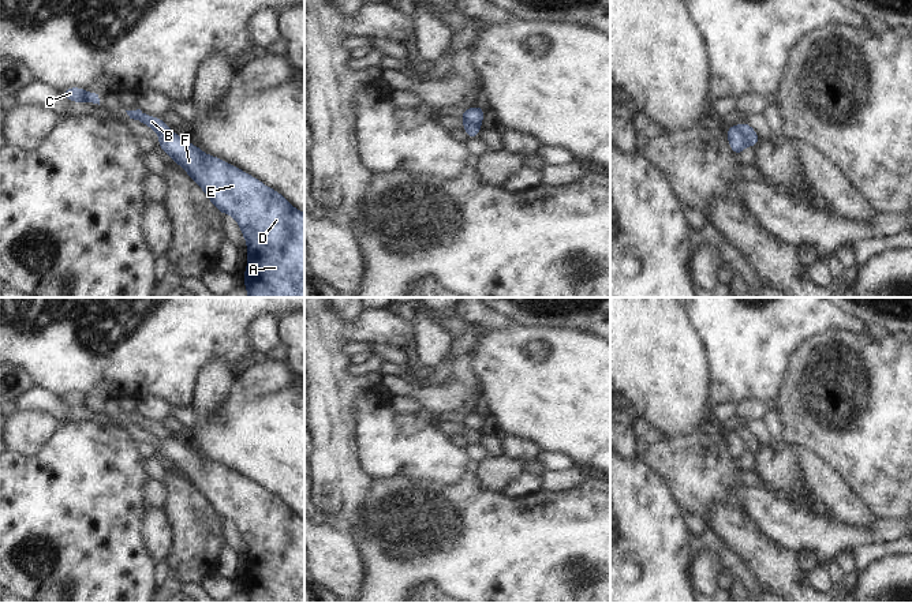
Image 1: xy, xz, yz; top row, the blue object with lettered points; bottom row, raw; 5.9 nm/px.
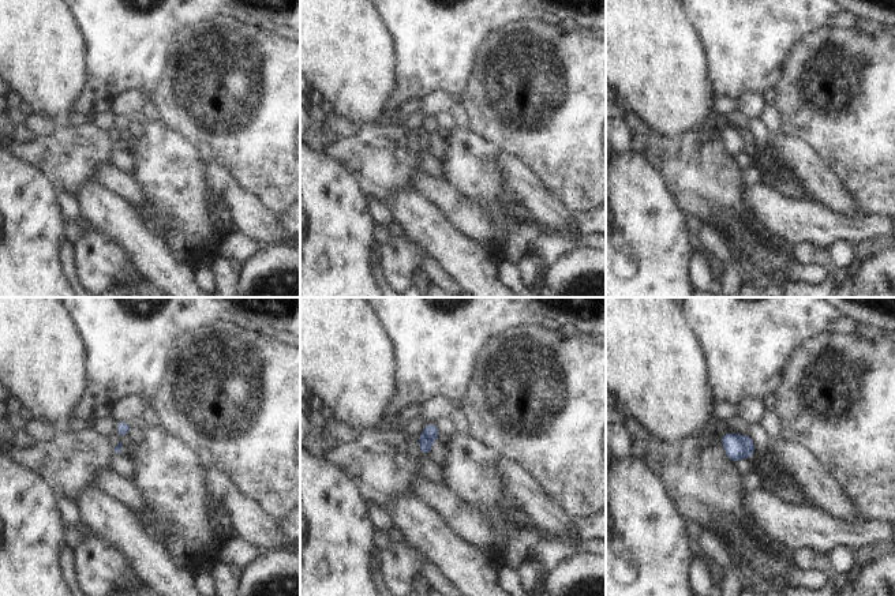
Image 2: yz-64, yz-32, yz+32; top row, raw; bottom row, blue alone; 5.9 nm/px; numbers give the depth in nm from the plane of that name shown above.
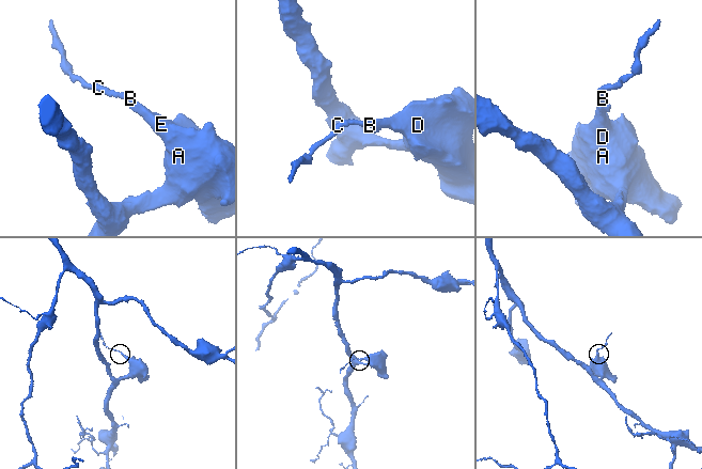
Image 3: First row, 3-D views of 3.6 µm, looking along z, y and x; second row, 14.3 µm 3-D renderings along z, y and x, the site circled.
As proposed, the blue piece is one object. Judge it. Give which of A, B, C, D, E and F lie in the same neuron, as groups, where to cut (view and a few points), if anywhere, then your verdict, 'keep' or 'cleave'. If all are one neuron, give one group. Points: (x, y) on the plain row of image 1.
A D E F / B C; cut in xz along (462, 424), (479, 434); cleave

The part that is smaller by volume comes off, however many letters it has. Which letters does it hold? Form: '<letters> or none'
B, C.

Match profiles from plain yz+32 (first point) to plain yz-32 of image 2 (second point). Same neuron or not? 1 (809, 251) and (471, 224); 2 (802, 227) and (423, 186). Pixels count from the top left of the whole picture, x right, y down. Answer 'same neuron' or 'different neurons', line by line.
1: different neurons
2: same neuron

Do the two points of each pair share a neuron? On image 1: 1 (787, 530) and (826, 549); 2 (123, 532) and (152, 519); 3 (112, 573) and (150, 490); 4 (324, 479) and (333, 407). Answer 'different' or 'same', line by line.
1: same
2: different
3: different
4: same

